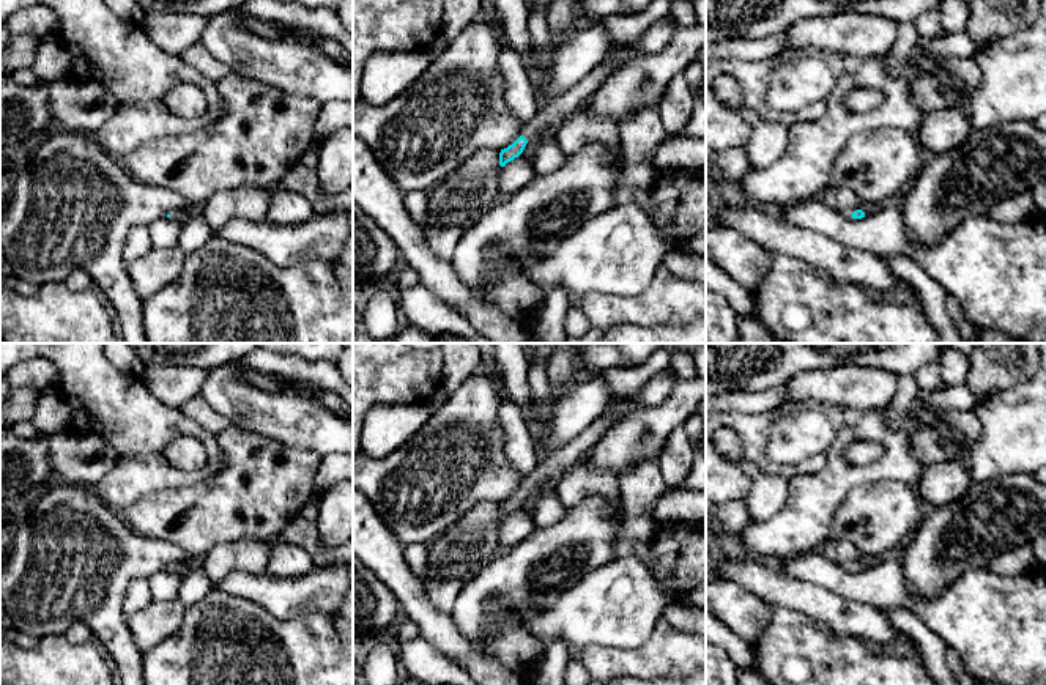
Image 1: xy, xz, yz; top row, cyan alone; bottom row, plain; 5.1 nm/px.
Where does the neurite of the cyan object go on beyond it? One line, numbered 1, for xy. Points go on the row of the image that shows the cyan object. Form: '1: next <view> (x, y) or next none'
1: next none

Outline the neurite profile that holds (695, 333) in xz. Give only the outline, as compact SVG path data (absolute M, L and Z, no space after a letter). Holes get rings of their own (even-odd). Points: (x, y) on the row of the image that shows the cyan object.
M706 313L688 326L618 324L605 329L597 343L706 343Z

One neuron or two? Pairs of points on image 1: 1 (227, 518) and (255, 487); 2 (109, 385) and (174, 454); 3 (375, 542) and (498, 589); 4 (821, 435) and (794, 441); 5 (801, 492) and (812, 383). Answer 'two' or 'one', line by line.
1: one
2: two
3: two
4: one
5: two

